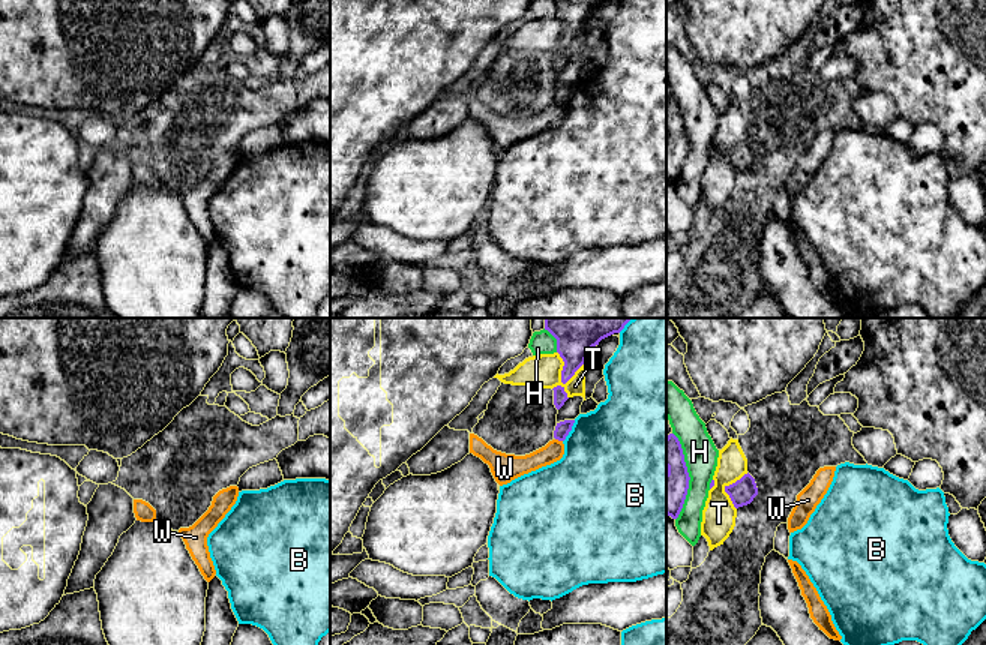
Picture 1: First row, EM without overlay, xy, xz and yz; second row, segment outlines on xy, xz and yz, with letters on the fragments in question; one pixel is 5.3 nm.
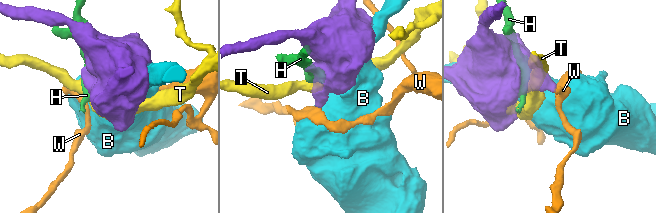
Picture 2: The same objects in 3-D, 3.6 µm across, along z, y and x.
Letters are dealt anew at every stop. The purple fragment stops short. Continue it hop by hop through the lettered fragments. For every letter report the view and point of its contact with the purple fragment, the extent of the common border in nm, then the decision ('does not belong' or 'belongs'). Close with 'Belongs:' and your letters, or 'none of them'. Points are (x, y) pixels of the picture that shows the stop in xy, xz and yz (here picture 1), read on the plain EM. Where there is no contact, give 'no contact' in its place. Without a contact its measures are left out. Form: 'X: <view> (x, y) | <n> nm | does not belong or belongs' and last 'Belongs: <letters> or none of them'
B: xz (571, 93) | 140 nm | does not belong
H: yz (688, 140) | 480 nm | does not belong
T: xz (562, 39) | 260 nm | does not belong
W: xz (559, 104) | 40 nm | does not belong
Belongs: none of them

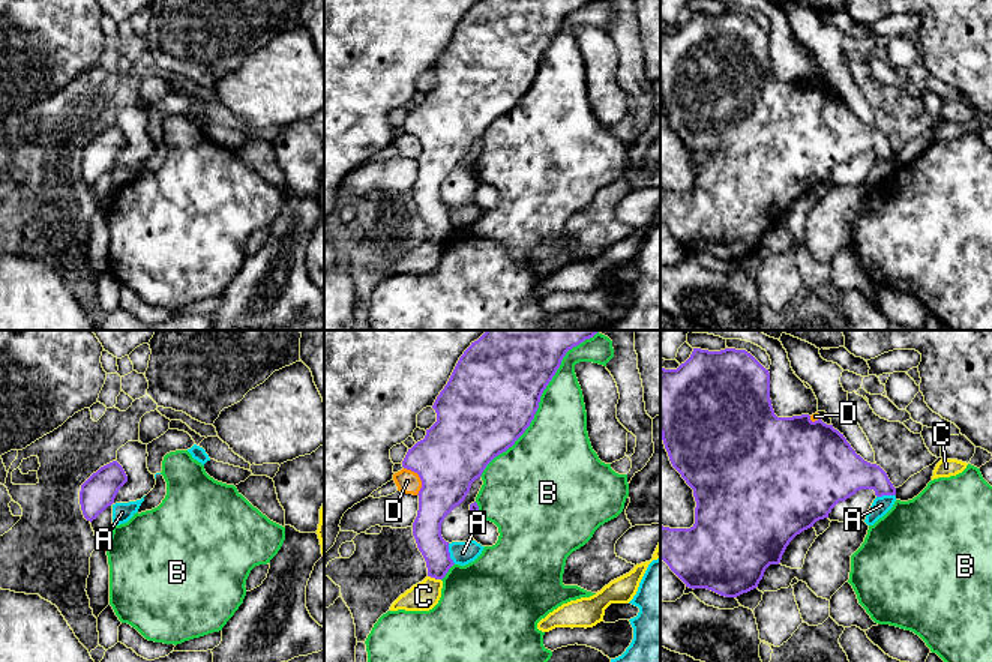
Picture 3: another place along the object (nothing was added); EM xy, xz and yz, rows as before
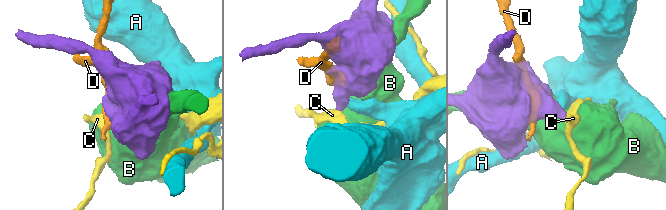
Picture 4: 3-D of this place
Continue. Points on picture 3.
A: xz (449, 218) | 120 nm | does not belong
B: xz (538, 68) | 950 nm | does not belong
C: xz (434, 240) | 80 nm | does not belong
D: xz (419, 140) | 170 nm | does not belong
Belongs: none of them

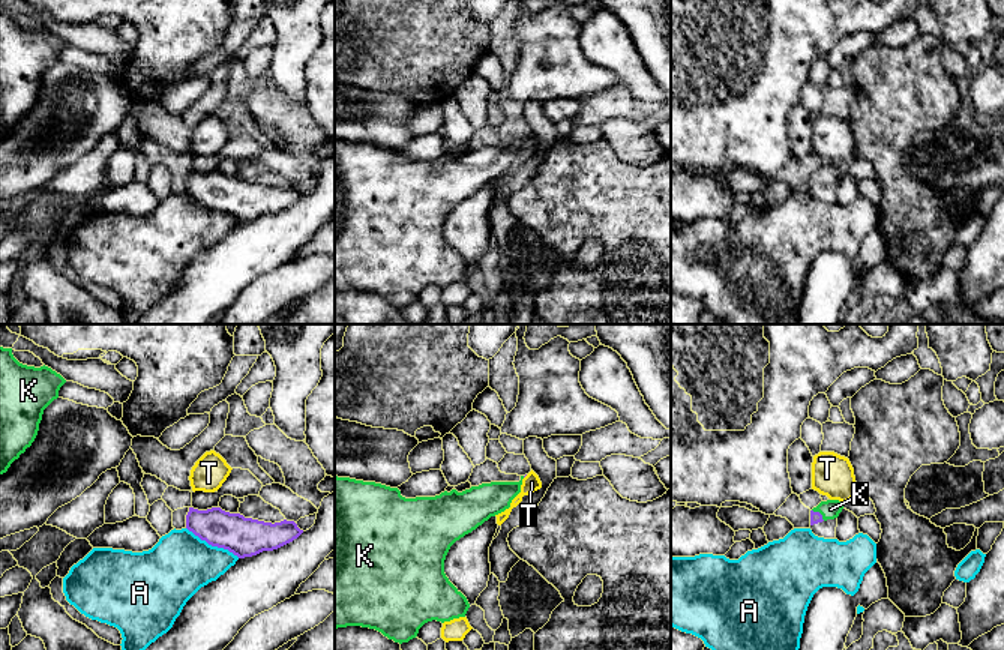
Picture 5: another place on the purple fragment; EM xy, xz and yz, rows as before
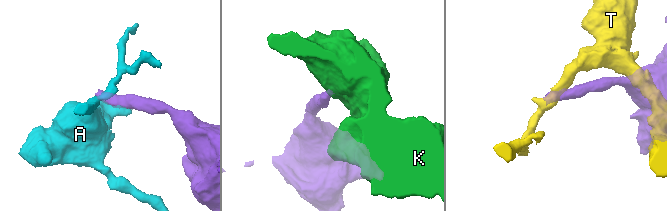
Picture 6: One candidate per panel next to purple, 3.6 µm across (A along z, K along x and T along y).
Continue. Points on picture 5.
A: xy (213, 209) | 340 nm | does not belong
K: yz (820, 177) | 90 nm | belongs
T: no contact | does not belong
Belongs: K

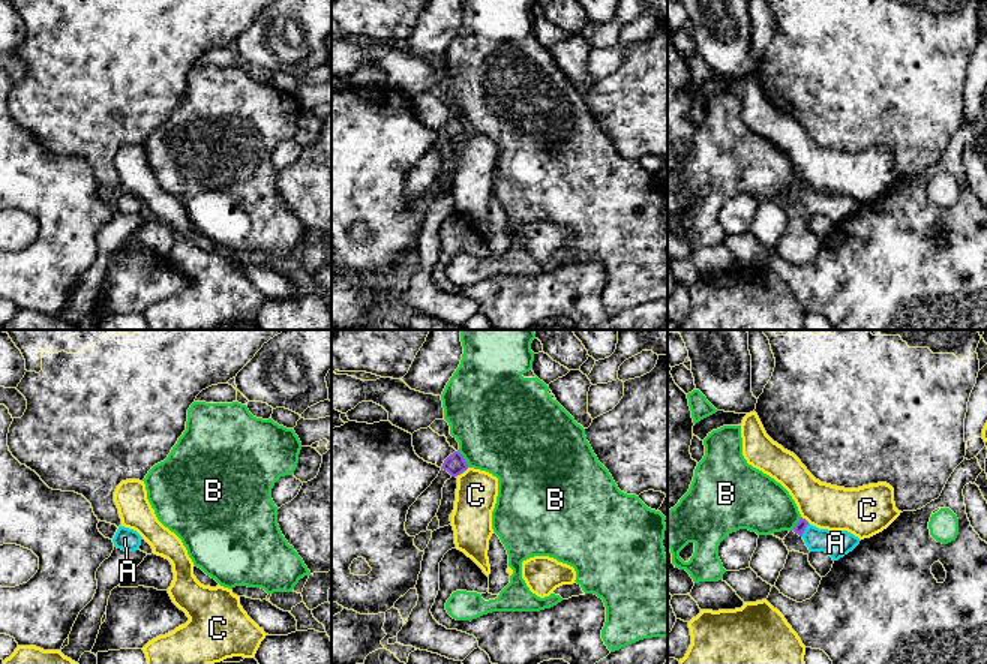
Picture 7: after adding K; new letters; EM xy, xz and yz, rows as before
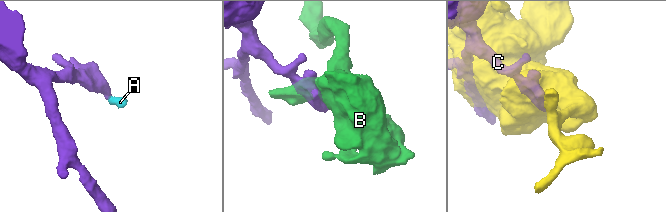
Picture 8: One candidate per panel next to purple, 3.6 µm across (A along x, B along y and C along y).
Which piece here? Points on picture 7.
A: yz (804, 194) | 80 nm | belongs
B: xz (464, 123) | 110 nm | does not belong
C: yz (804, 183) | 60 nm | does not belong
Belongs: A

